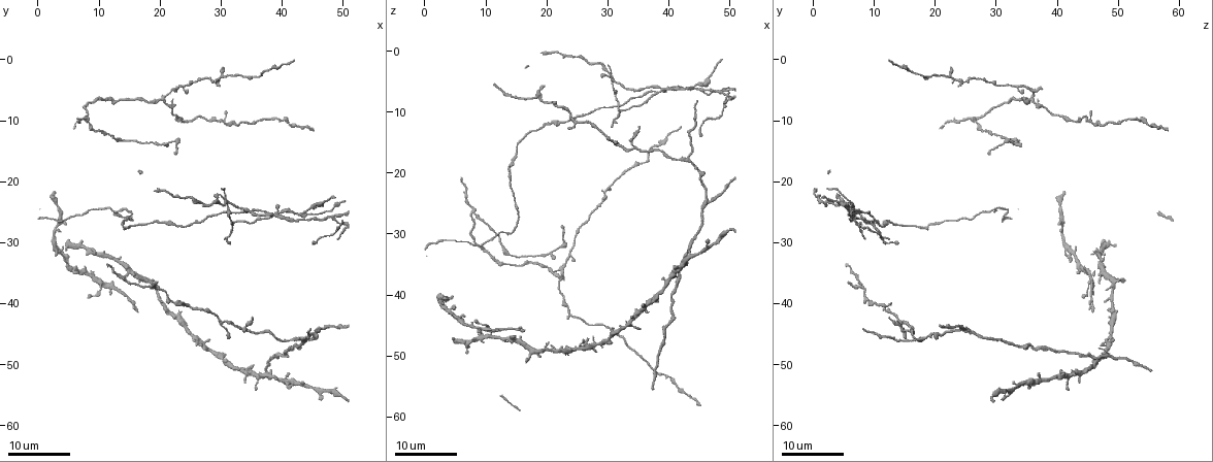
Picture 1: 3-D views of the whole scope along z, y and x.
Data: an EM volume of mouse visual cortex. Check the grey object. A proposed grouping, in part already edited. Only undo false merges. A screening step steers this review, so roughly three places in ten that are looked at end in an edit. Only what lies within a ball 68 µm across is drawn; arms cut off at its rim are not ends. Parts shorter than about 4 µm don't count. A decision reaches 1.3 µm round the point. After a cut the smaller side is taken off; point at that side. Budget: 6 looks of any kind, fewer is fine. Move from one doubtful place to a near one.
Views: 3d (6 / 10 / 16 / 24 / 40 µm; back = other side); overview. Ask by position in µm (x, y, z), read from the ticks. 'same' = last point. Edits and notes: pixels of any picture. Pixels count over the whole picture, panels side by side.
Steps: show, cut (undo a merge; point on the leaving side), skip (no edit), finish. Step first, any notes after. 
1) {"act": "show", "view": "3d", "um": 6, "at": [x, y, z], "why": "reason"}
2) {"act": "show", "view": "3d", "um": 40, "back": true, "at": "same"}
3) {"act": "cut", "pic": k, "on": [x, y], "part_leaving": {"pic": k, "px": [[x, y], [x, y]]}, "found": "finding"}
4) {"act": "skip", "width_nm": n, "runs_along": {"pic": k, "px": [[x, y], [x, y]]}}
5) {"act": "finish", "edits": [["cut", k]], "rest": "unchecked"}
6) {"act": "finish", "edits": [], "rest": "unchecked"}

{"act": "show", "view": "3d", "um": 24, "at": [15.5, 34.5, 47.5], "why": "looks like a crossing"}

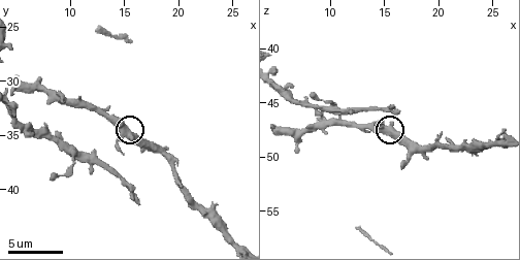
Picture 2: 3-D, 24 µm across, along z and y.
{"act": "show", "view": "3d", "um": 6, "at": [15.4, 34.6, 47.6], "why": "zoom in"}

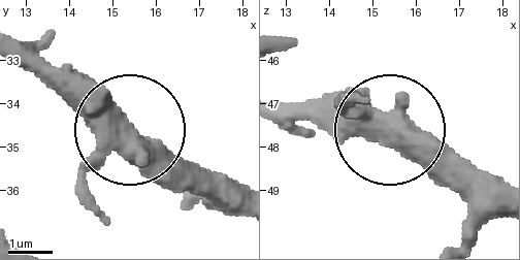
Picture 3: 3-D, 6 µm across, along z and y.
{"act": "skip", "found": "all the same neuron"}

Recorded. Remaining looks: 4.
{"act": "show", "view": "3d", "um": 24, "at": [21.0, 6.5, 36.0], "why": "a fork"}

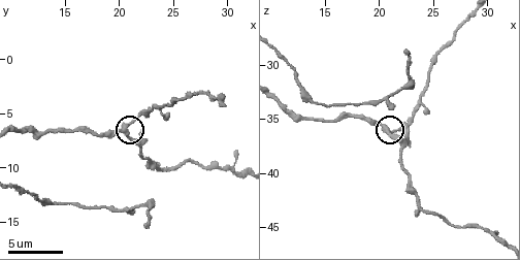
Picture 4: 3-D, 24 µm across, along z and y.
{"act": "show", "view": "3d", "um": 10, "at": [20.6, 6.8, 35.8]}

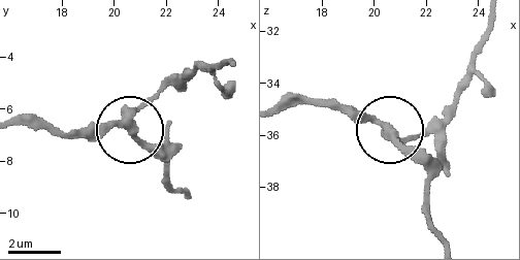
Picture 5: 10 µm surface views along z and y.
{"act": "skip", "width_nm": 300, "runs_along": {"pic": 5, "px": [[277, 111], [330, 100], [410, 140], [434, 134]]}, "found": "all the same neuron"}

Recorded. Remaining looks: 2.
{"act": "show", "view": "3d", "um": 24, "at": [49.5, 27.5, 7.5], "why": "looks like a crossing"}

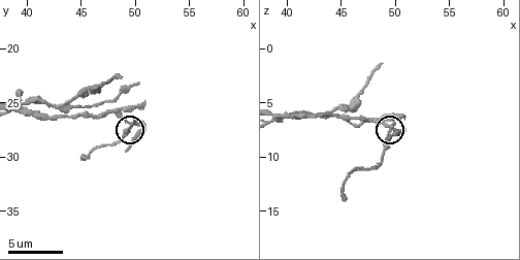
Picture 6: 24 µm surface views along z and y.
{"act": "show", "view": "3d", "um": 6, "at": [49.4, 27.4, 7.4]}

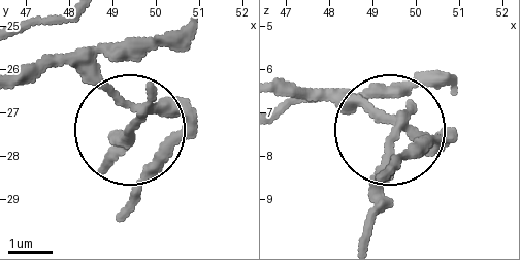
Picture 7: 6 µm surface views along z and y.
{"act": "cut", "pic": 7, "on": [116, 143], "arms": 4, "found": "two neurons meet here"}

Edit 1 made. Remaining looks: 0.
{"act": "finish", "edits": [["cut", 7]], "rest": "unchecked"}

